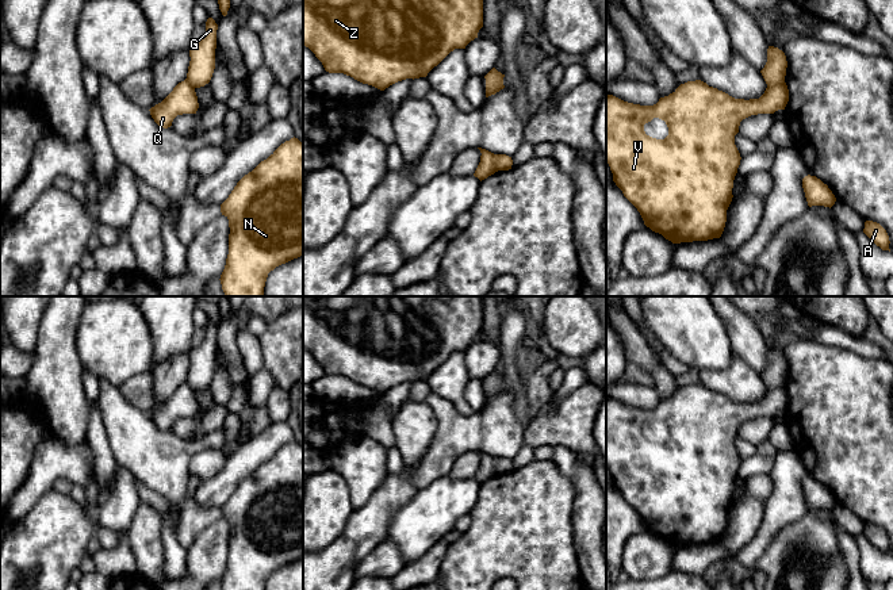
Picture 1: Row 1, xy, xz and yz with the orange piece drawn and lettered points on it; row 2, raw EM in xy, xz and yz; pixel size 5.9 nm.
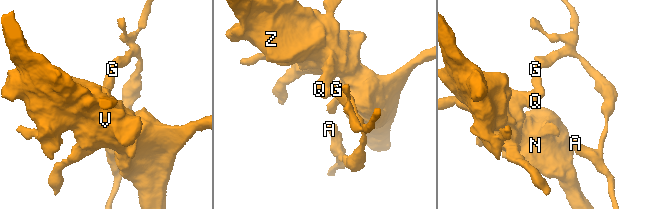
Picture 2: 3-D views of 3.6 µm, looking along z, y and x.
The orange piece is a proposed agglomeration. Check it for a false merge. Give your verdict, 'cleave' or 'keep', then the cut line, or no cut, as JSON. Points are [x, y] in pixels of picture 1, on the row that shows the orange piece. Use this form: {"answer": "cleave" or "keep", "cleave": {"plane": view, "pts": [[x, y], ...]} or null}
{"answer": "cleave", "cleave": {"plane": "yz", "pts": [[784, 80], [767, 85]]}}

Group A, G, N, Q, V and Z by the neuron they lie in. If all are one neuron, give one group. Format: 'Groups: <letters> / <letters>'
Groups: A G / N Q V Z

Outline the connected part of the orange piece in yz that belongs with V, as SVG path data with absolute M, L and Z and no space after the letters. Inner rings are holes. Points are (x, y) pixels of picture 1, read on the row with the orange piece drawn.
M701 80L681 84L672 93L660 97L654 106L633 104L608 95L606 162L613 173L613 181L637 208L644 225L672 244L720 238L727 222L727 210L733 198L733 180L741 160L735 145L740 122L751 115L774 114L778 110L785 110L787 101L789 89L785 81L767 85L759 99L750 100L735 99ZM654 118L666 122L668 135L664 139L645 134L644 124Z

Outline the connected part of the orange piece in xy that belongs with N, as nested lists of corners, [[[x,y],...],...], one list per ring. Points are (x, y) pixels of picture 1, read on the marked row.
[[[291,138],[245,175],[221,204],[229,219],[229,254],[221,275],[226,296],[264,296],[268,273],[303,256],[303,143]]]

